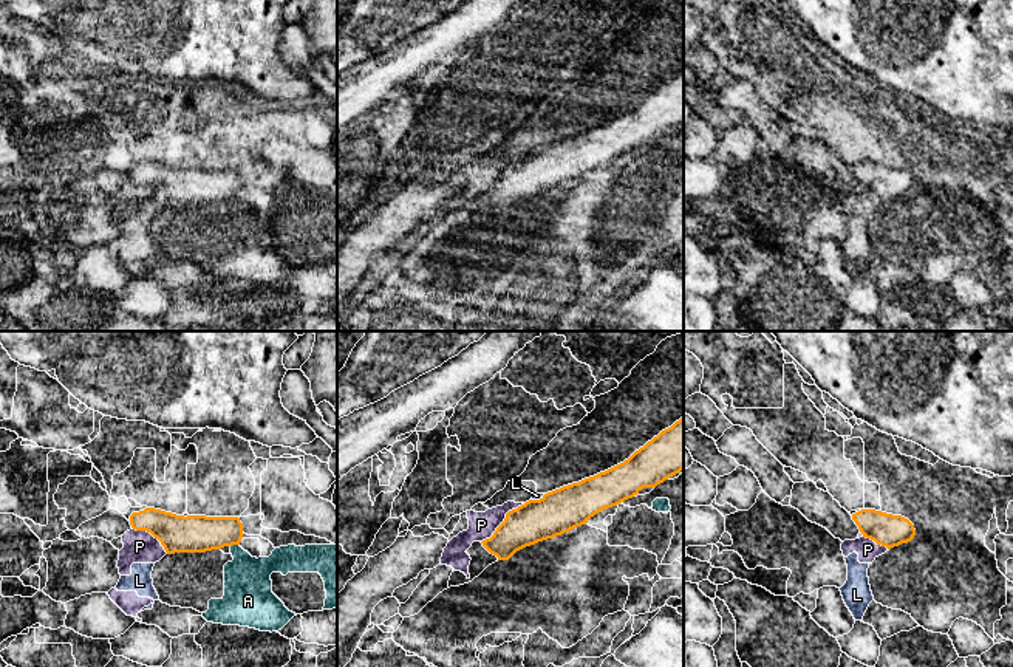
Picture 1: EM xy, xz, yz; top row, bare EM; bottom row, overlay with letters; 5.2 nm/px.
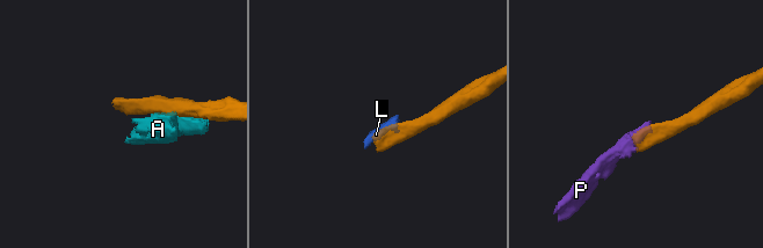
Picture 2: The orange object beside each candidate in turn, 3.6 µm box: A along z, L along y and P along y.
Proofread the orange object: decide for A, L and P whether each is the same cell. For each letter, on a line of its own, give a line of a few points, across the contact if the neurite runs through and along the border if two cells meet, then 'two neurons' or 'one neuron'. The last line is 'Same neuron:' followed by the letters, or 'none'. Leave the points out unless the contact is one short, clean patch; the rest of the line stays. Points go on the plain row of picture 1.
A: two neurons
L: line xz (545, 147), (532, 153); two neurons
P: line xz (525, 157), (512, 161), (497, 183), (481, 195); two neurons
Same neuron: none

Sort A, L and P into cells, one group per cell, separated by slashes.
A / L P

